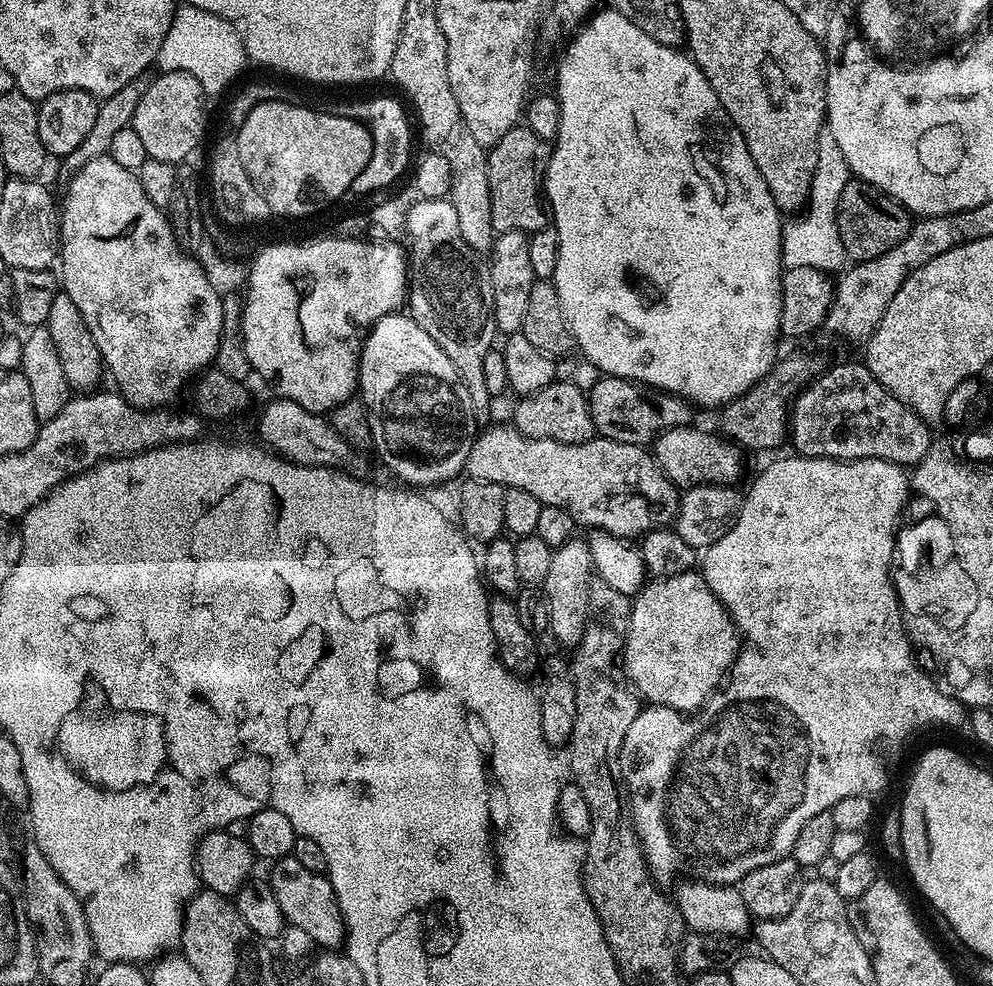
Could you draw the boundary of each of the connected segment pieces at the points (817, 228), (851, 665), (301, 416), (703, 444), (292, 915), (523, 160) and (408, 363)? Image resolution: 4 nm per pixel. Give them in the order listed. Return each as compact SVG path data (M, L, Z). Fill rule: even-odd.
M821 131L818 138L818 166L814 170L814 182L810 186L808 203L803 211L785 219L782 224L780 259L785 269L794 266L814 266L819 272L833 274L832 272L839 273L845 267L846 253L842 246L842 238L838 234L836 211L838 198L842 190L846 190L849 179L850 169L846 162L846 154L842 154L842 150L838 148L838 142L834 140L832 132Z
M791 455L766 465L757 474L748 492L746 488L743 493L740 513L732 527L702 552L703 578L722 602L728 617L736 623L742 637L740 653L730 669L731 675L705 700L703 708L691 714L668 708L665 704L641 707L638 718L630 722L630 730L626 730L626 738L622 742L618 761L620 775L628 793L636 836L644 847L644 859L652 871L652 879L657 882L672 880L679 872L688 872L684 874L704 880L707 884L739 885L740 880L750 874L750 870L758 870L758 866L770 866L770 862L785 859L791 853L802 826L806 826L814 814L831 810L842 798L851 795L872 798L876 796L875 792L882 791L888 784L888 755L915 728L923 724L956 724L966 716L965 705L920 669L912 653L912 644L908 641L908 632L904 629L906 616L896 594L892 571L896 533L910 499L909 473L900 465L878 457L838 460Z
M272 398L256 420L256 432L263 447L295 465L310 464L313 467L334 468L337 473L345 472L348 476L367 477L364 475L368 472L368 460L361 449L340 437L321 413L306 410L298 406L298 402Z
M678 426L660 433L654 441L656 464L677 486L691 486L693 484L731 485L736 482L740 476L740 471L744 468L745 453L740 445L732 443L727 438L721 438L719 435L716 437L712 432L703 432L702 429L696 427Z
M291 855L275 861L271 868L270 883L274 898L278 898L278 906L282 906L285 921L298 926L305 934L310 934L313 945L324 950L339 949L339 944L343 945L346 940L344 919L336 889L328 881L327 875L306 870L306 866L302 866L302 862L298 862Z
M517 126L506 130L506 134L502 134L502 138L498 138L498 142L487 149L486 178L490 188L490 218L492 227L497 233L518 230L531 234L549 223L550 216L546 211L545 197L542 195L549 151L549 141L538 138L538 134L531 132L527 126Z
M400 315L383 316L368 329L364 343L360 345L358 396L368 410L371 447L376 448L381 462L398 479L405 480L408 483L405 485L440 484L464 472L464 463L474 439L474 409L466 386L462 386L462 378L458 378L458 370L454 370L454 362L446 358L434 338L430 338L411 315Z

